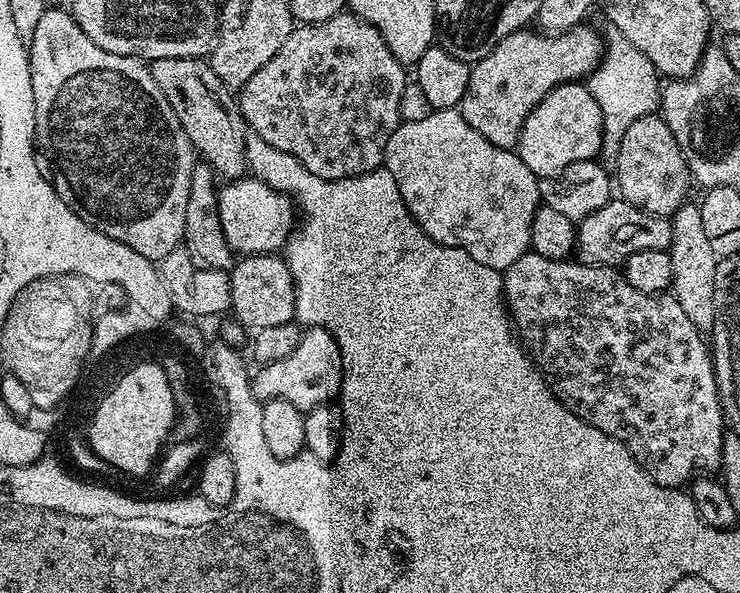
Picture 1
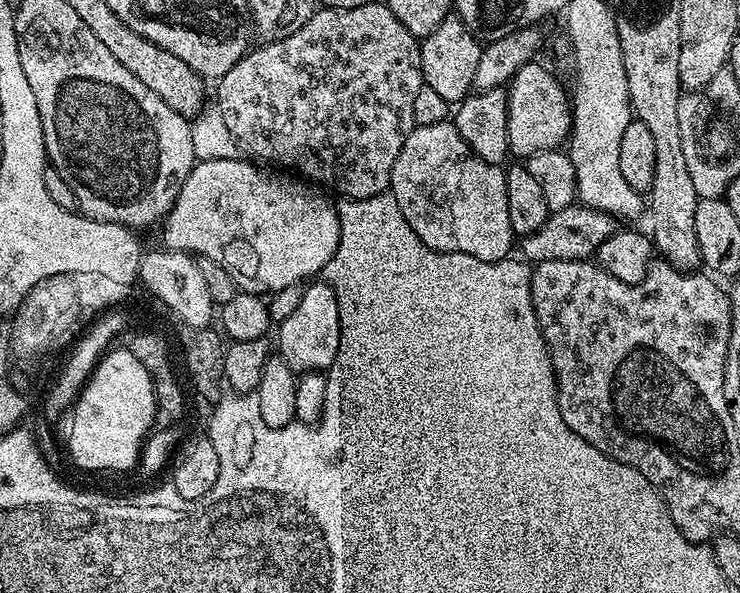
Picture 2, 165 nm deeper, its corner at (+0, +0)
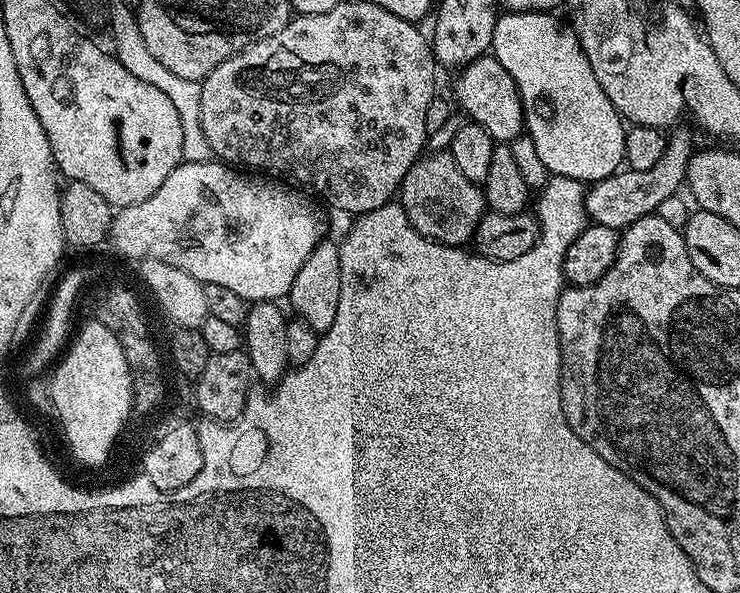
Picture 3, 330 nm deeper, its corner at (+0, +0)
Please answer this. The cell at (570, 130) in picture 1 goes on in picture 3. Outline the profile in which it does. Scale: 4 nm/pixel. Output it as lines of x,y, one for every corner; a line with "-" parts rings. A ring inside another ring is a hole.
491,54
480,56
474,62
470,62
465,68
459,69
456,80
456,100
459,111
471,123
482,126
482,130
486,130
486,134
490,134
492,139
497,142
511,142
525,131
524,127
524,103
520,101
520,91
518,86
514,86
514,78
510,78
510,74
506,74
506,66
502,66
502,62
498,62
496,57

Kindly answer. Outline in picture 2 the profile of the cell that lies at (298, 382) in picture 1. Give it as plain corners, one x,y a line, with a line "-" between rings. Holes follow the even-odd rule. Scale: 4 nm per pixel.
326,282
309,283
300,301
292,308
292,313
280,324
280,348
278,354
293,372
323,373
331,368
340,345
340,319
338,318
338,298
336,289

